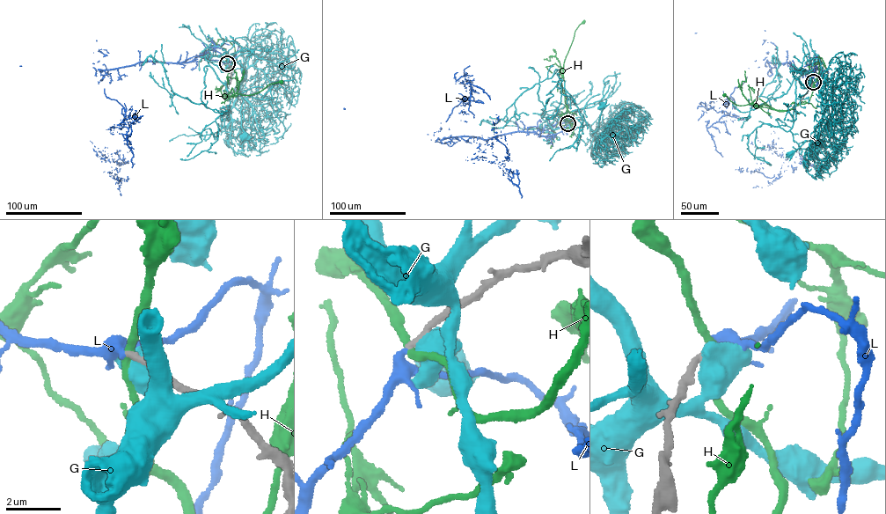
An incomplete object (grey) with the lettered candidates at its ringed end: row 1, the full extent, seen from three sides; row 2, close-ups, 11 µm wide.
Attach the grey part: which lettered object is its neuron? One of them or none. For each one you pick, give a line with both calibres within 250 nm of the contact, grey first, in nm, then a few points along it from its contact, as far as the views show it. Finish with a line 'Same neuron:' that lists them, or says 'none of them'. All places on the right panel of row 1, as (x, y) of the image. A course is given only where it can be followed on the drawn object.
L: Thickness 240 nm (grey) against 240 nm. Its course: (813, 82), (815, 70), (756, 60), (706, 130), (743, 170), (813, 165), (798, 163)
Same neuron: L

